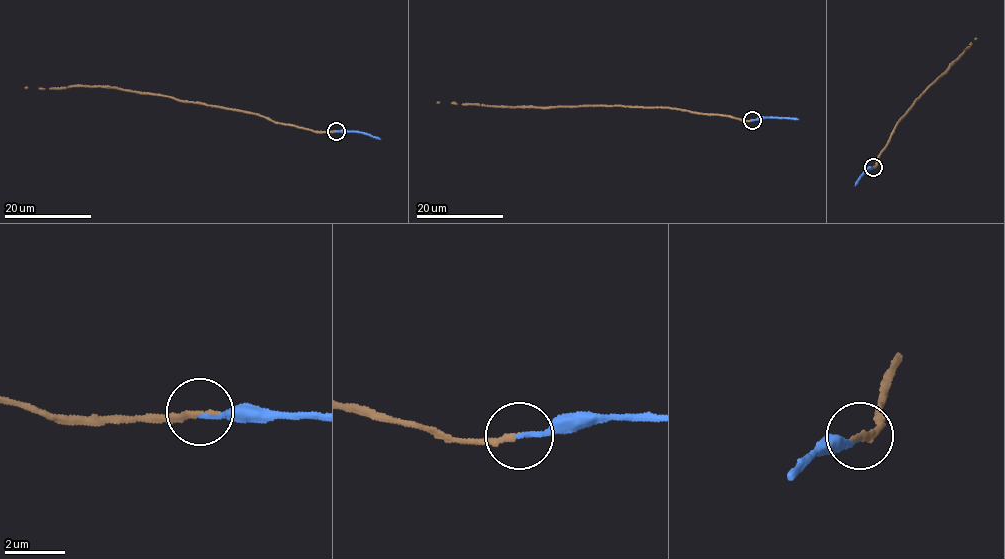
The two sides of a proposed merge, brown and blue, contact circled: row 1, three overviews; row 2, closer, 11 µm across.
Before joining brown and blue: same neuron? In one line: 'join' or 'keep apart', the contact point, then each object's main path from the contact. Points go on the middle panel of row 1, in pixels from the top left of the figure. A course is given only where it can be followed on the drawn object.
join; at (752, 120); brown runs (752, 120), (672, 108), (598, 105), (514, 107), (437, 103); blue runs (752, 120), (764, 117), (798, 119)

